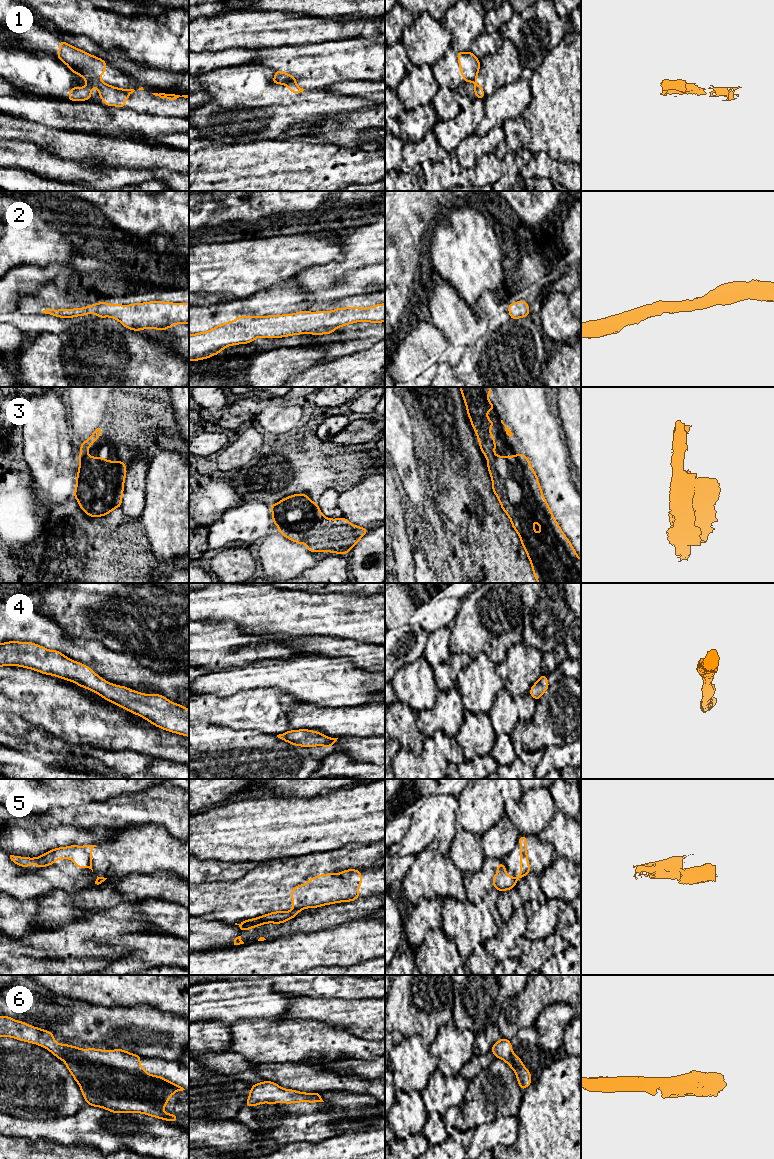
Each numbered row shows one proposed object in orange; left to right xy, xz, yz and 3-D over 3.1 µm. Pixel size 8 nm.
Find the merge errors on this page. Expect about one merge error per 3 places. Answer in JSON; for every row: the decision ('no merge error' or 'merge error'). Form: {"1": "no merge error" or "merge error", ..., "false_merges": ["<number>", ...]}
{"1": "merge error", "2": "no merge error", "3": "no merge error", "4": "no merge error", "5": "merge error", "6": "no merge error", "false_merges": ["1", "5"]}

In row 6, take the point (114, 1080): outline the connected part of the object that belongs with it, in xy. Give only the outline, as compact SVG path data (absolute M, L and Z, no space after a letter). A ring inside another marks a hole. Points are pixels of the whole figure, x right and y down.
M0 1016L0 1037L12 1037L20 1041L45 1047L54 1056L64 1061L74 1080L80 1086L88 1105L104 1108L113 1113L142 1113L165 1121L178 1122L178 1115L167 1114L162 1109L177 1091L185 1090L160 1075L151 1075L140 1066L141 1055L126 1050L81 1049L54 1041L52 1032L43 1030L8 1016Z

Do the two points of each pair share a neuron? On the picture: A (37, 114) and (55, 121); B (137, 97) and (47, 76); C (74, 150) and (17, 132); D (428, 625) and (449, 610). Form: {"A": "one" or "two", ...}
{"A": "one", "B": "one", "C": "one", "D": "one"}

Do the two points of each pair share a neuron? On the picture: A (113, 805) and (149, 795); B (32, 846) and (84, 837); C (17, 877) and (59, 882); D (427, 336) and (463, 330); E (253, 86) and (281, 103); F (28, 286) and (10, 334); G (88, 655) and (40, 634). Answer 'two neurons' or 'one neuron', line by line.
A: one neuron
B: one neuron
C: one neuron
D: two neurons
E: one neuron
F: two neurons
G: one neuron

